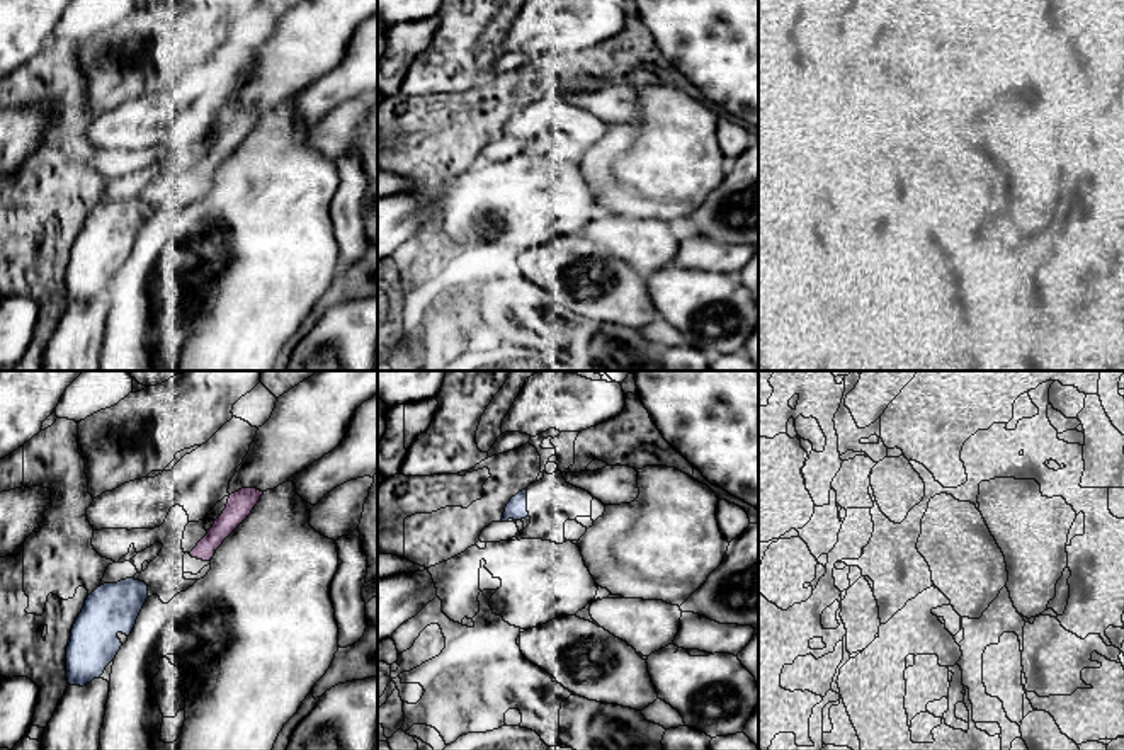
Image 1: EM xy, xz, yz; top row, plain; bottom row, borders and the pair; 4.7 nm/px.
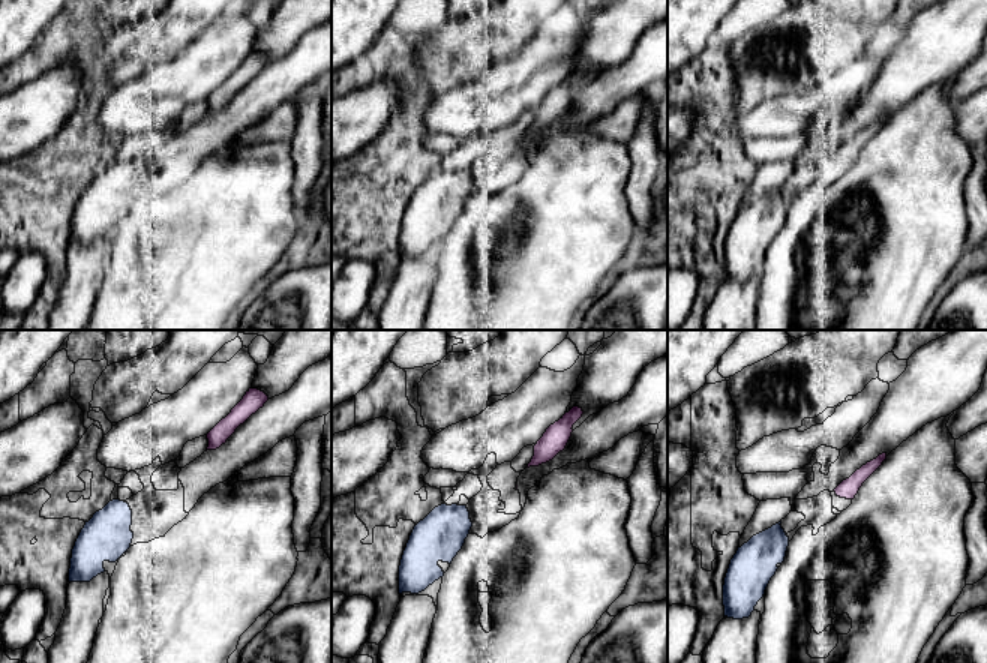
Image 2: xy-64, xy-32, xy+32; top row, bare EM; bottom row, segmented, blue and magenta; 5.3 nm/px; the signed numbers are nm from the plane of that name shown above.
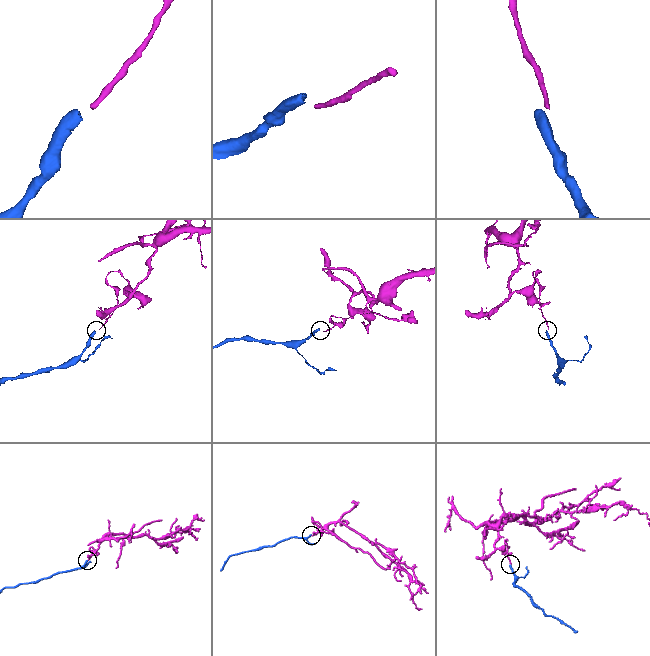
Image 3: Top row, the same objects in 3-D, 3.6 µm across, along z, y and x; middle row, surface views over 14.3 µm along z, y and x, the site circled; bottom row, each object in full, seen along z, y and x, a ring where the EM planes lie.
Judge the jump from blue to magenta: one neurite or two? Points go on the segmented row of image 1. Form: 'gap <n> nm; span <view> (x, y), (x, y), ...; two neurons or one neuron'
gap 260 nm; span xy (147, 585), (189, 553); two neurons

